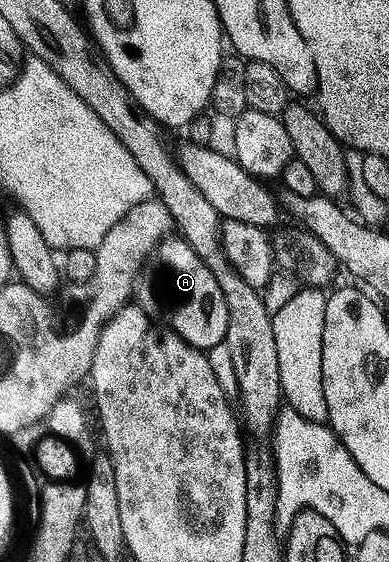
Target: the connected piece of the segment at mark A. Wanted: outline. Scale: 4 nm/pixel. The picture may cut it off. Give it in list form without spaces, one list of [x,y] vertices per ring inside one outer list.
[[[168,238],[161,241],[155,247],[155,251],[147,257],[147,263],[140,268],[139,278],[133,285],[133,300],[152,322],[159,322],[164,316],[171,323],[168,324],[170,331],[176,332],[180,338],[195,348],[210,350],[213,346],[226,341],[227,311],[221,286],[217,286],[217,278],[209,274],[209,266],[205,266],[203,259],[182,238]]]

